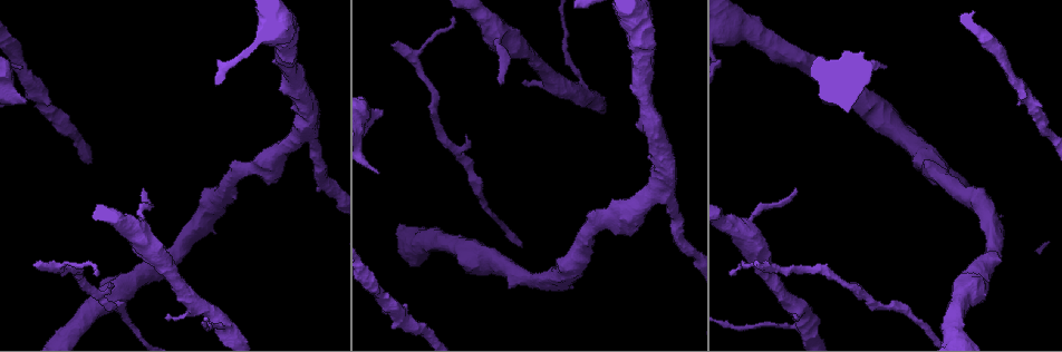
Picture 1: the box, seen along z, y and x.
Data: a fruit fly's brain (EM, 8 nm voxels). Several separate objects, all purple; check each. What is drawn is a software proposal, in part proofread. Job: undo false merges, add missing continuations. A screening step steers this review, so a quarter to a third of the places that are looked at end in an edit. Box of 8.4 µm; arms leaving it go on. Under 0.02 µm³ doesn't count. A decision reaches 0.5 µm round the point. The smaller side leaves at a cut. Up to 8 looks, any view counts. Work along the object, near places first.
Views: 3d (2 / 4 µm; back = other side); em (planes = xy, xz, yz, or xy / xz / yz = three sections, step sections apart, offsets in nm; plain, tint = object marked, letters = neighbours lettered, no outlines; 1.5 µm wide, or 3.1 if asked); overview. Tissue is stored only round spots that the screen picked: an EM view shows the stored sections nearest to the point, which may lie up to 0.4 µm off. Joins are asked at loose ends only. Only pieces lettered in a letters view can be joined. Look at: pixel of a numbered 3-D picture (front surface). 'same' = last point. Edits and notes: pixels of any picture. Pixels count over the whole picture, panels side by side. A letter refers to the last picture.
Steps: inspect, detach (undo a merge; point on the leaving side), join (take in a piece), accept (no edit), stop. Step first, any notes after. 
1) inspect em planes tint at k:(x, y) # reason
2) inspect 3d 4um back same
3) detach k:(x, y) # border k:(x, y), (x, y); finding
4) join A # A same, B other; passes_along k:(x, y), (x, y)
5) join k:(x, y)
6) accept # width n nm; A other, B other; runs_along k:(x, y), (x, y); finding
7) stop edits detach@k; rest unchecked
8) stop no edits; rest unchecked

inspect em planes tint at 1:(225, 325) # thin arm on a thick one

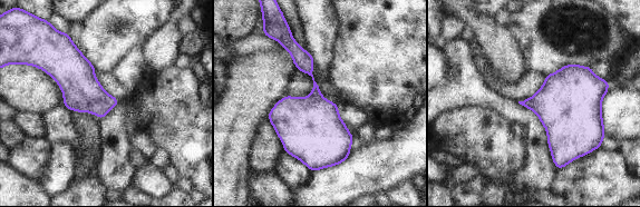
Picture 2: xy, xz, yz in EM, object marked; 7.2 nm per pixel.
inspect em planes letters same

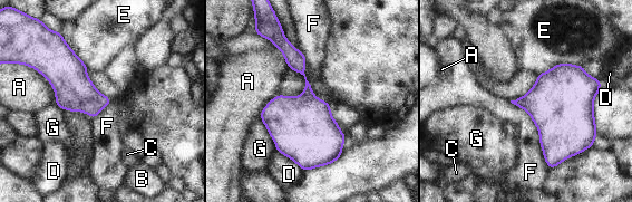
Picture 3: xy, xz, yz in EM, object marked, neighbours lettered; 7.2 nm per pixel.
accept # A other, B other, C other, D other, E other, F other, G other; border 3:(583, 66), (560, 63), (537, 75); all the same neuron

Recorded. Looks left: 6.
inspect em xy step 4 letters at 1:(731, 274)

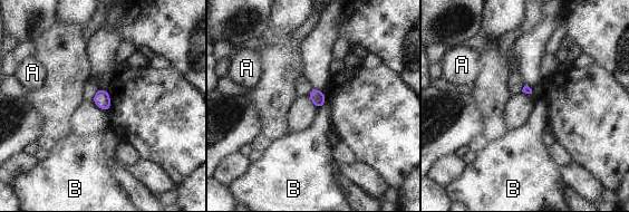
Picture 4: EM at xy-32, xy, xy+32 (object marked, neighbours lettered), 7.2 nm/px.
inspect em planes letters same # another direction

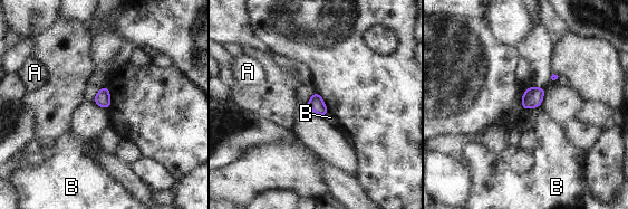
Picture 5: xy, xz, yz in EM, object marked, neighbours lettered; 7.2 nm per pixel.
accept # A other, B other; border 5:(328, 112), (324, 115); none of them fits

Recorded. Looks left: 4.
inspect 3d 4um at 1:(381, 111) # branch stops here

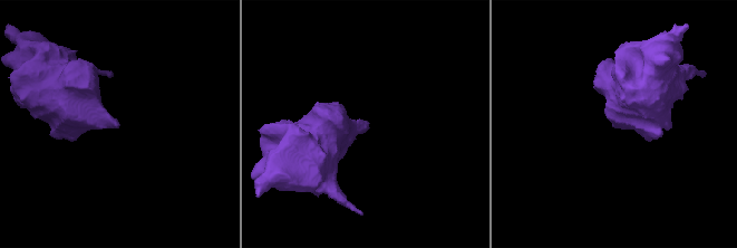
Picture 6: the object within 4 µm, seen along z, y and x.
inspect em planes letters at 6:(369, 123)

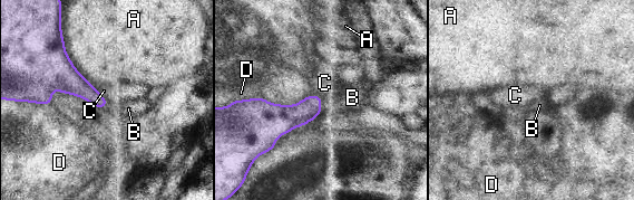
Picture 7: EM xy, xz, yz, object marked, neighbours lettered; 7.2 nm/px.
join B # A other, B same, C other, D other; the neuron continues

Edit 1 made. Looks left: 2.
stop edits join@7; rest unchecked

